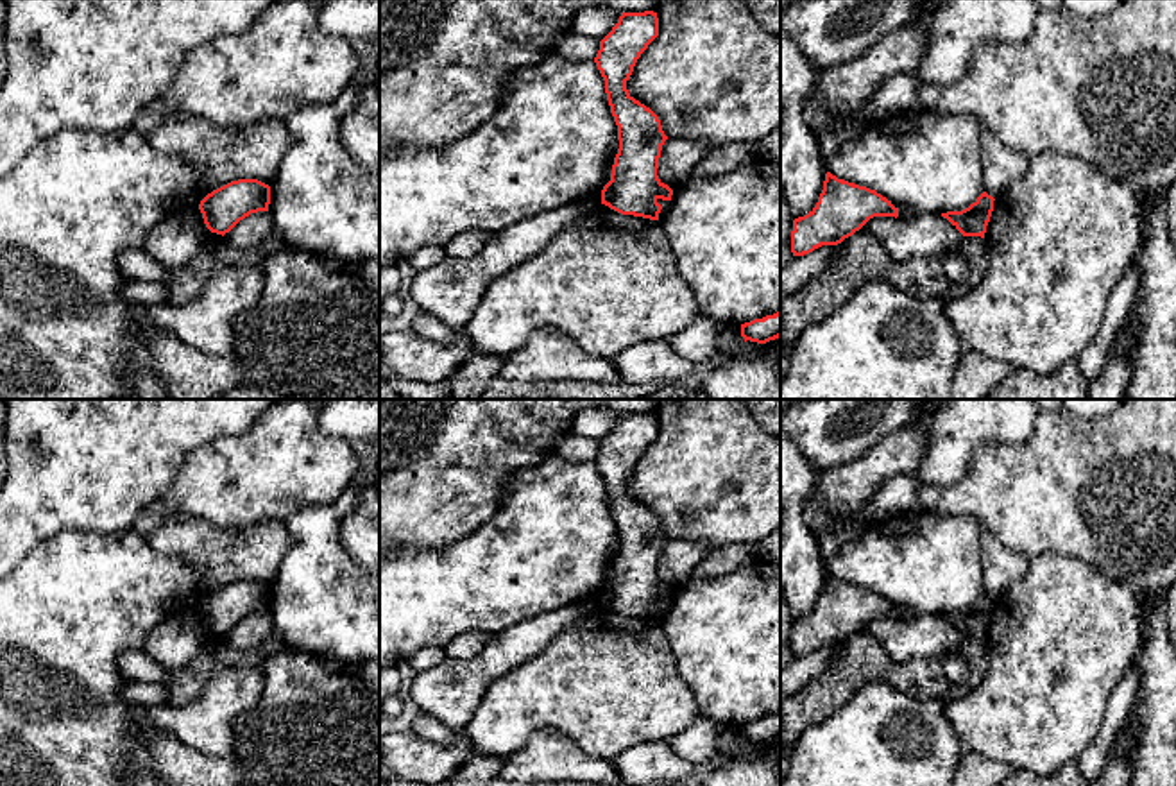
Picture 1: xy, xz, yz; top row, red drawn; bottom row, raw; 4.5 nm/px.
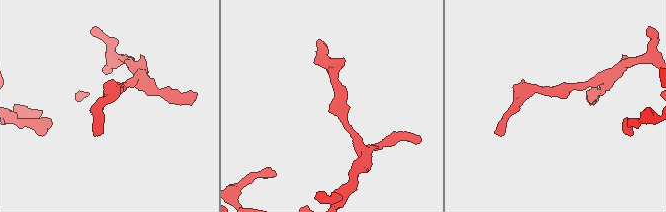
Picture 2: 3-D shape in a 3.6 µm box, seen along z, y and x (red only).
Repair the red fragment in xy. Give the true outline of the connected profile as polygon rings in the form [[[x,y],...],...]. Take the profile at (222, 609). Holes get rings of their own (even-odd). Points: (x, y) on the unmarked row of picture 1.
[[[238,580],[208,594],[199,611],[206,628],[224,637],[251,614],[268,612],[268,605],[268,585],[258,580]]]

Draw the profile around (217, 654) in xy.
[[[274,632],[263,646],[249,652],[240,652],[224,639],[206,643],[192,662],[170,671],[170,677],[163,682],[168,693],[166,705],[183,705],[197,698],[208,686],[213,671],[220,666],[238,664],[263,670],[268,657],[285,650],[290,650],[290,646],[277,632]]]

